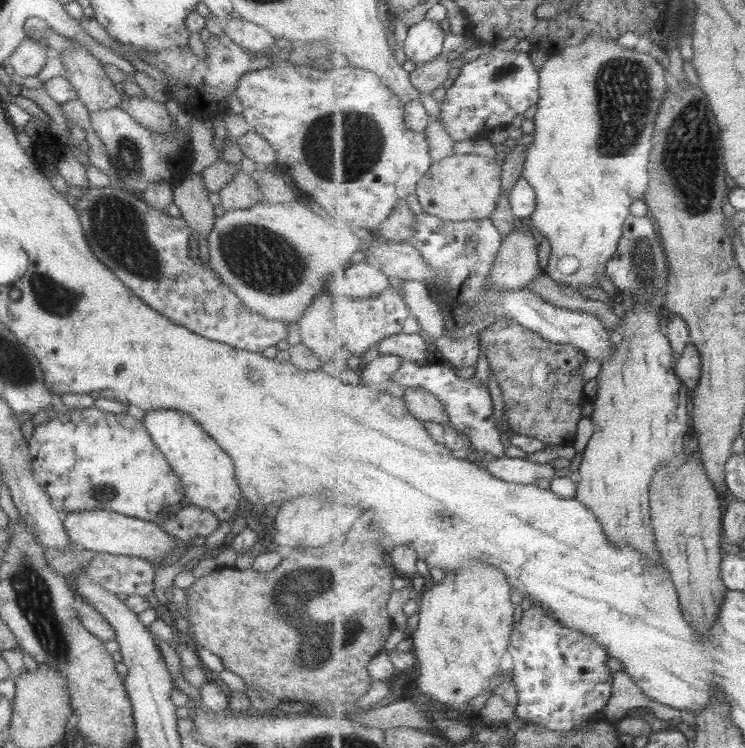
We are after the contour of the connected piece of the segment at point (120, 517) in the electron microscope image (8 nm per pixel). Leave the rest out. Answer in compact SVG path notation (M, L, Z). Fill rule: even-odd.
M84 510L84 512L66 511L64 519L65 531L72 543L79 547L93 550L97 553L115 555L128 555L156 562L160 558L170 556L172 552L178 554L176 548L180 548L178 541L172 535L166 533L158 524L132 518L114 511L108 510Z

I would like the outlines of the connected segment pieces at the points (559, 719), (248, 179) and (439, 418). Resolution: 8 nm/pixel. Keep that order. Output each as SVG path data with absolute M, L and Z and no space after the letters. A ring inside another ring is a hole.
M533 605L515 626L509 654L519 693L517 713L523 723L578 732L584 724L606 720L604 708L614 697L614 678L608 666L611 655L594 637L567 628L544 607Z
M241 170L218 193L225 211L243 210L264 202L257 176L252 177Z
M424 387L406 388L405 400L410 404L410 412L422 421L438 422L446 424L450 422L450 412L446 412L446 404L435 393L431 393Z

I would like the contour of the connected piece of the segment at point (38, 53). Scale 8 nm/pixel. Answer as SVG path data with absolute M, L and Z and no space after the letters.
M25 36L22 44L8 57L8 60L14 69L16 79L20 81L28 76L37 76L44 68L48 56L49 53L42 43Z

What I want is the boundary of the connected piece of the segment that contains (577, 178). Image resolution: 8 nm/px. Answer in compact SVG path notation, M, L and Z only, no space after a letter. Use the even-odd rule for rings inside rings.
M590 36L586 42L566 48L560 53L550 54L550 58L541 68L541 102L534 118L535 122L535 144L527 153L525 179L528 180L536 189L539 199L538 211L533 215L532 222L536 230L542 236L548 238L551 243L550 263L546 267L547 274L554 278L560 285L570 288L591 287L592 289L600 289L600 279L603 274L608 273L608 264L612 256L618 252L620 243L625 232L626 221L632 215L632 206L638 200L644 200L646 191L649 190L651 184L651 175L649 165L651 164L651 156L653 155L653 139L655 138L656 118L662 110L664 104L664 96L670 92L670 72L662 63L661 57L652 52L642 53L635 48L626 48L618 43L618 40L606 40L606 38L598 38L598 36ZM564 256L575 256L579 259L580 267L577 273L566 276L560 272L558 264Z

